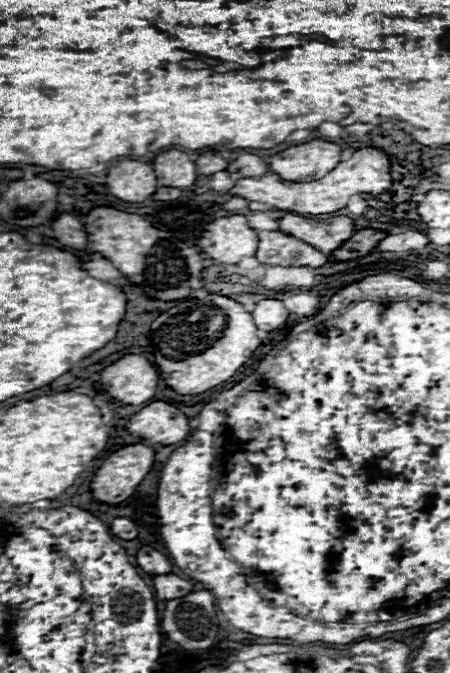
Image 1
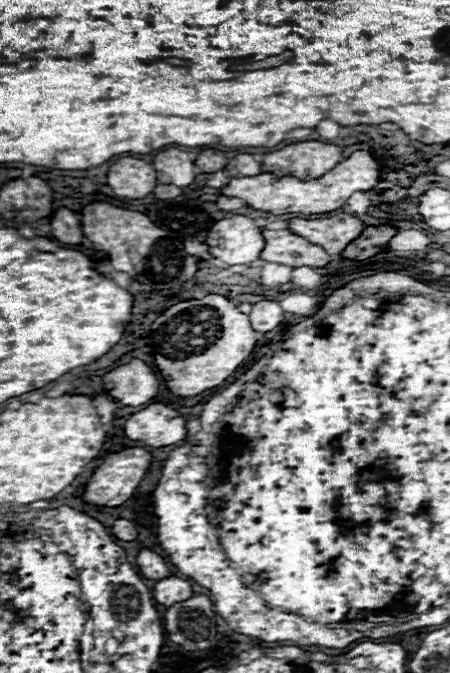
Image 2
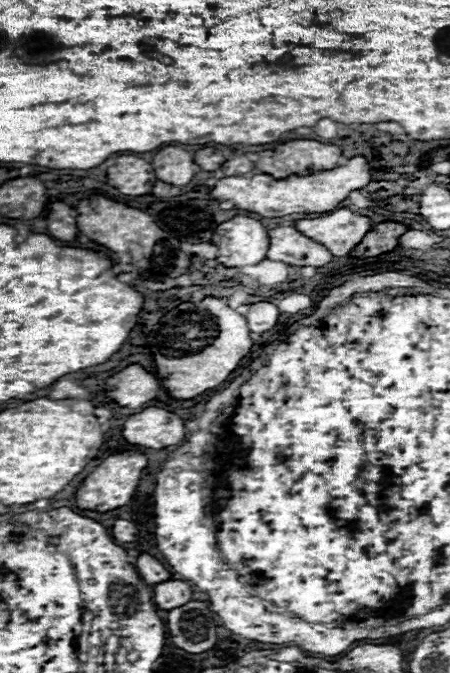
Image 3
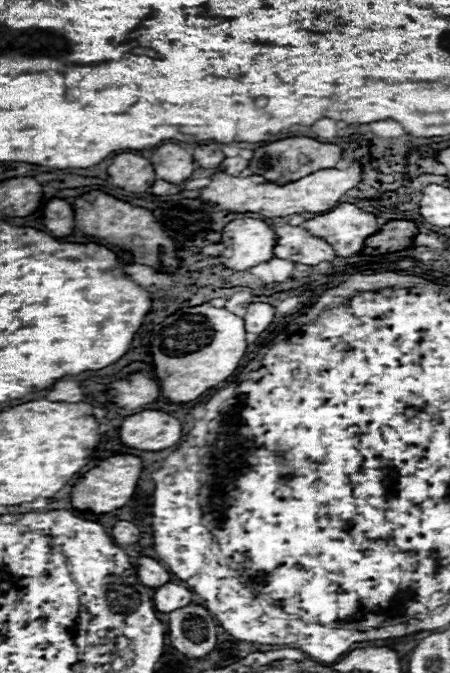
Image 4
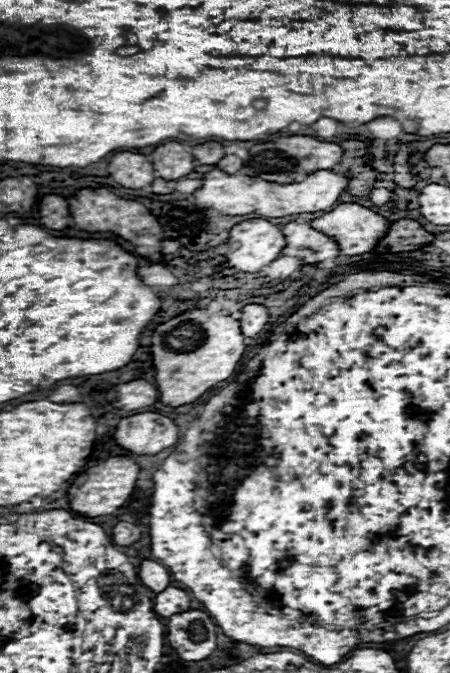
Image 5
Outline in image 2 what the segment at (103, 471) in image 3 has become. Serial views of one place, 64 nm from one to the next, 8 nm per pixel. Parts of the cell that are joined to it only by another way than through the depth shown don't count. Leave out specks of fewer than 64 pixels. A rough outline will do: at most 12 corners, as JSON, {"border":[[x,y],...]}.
{"border":[[110,454],[82,494],[92,506],[122,506],[138,488],[152,454]]}

